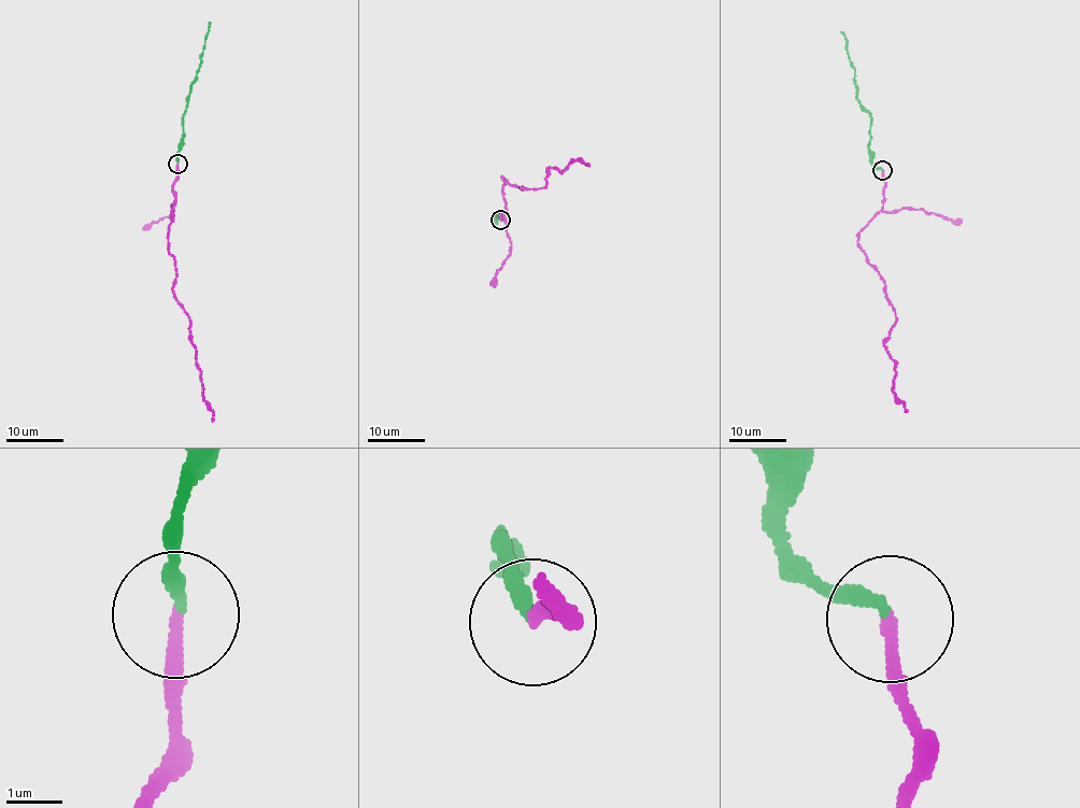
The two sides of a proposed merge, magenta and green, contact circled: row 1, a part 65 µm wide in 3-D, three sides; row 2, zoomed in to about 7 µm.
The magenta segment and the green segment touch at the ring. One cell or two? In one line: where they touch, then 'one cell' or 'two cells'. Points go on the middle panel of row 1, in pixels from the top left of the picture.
at (500, 220); one cell

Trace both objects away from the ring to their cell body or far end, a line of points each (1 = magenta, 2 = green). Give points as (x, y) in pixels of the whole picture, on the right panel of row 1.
1: (882, 170), (883, 209), (857, 245), (892, 307), (885, 349), (894, 362), (893, 393), (908, 412)
2: (882, 170), (872, 164), (868, 149), (870, 115), (857, 98), (854, 68), (847, 51), (846, 38), (840, 32)

